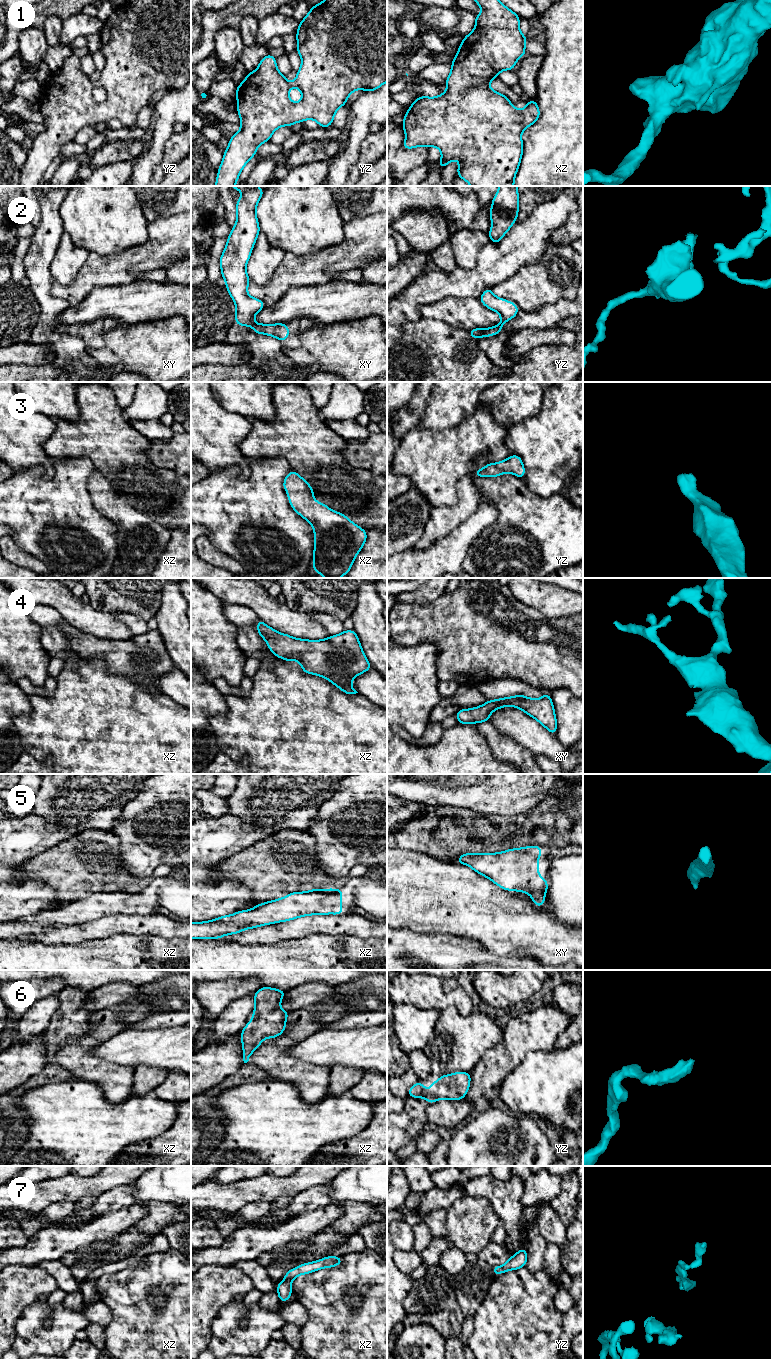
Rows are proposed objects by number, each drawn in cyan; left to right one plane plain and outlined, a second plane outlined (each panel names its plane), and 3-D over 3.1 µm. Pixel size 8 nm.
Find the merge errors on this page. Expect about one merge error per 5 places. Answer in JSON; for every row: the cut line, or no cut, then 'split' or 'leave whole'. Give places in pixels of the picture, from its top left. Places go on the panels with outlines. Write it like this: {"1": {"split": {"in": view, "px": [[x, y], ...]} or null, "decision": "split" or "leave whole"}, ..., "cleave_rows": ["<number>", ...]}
{"1": {"split": null, "decision": "leave whole"}, "2": {"split": {"in": "xy", "px": [[254, 323], [251, 325]]}, "decision": "split"}, "3": {"split": null, "decision": "leave whole"}, "4": {"split": null, "decision": "leave whole"}, "5": {"split": null, "decision": "leave whole"}, "6": {"split": null, "decision": "leave whole"}, "7": {"split": null, "decision": "leave whole"}, "cleave_rows": ["2"]}

